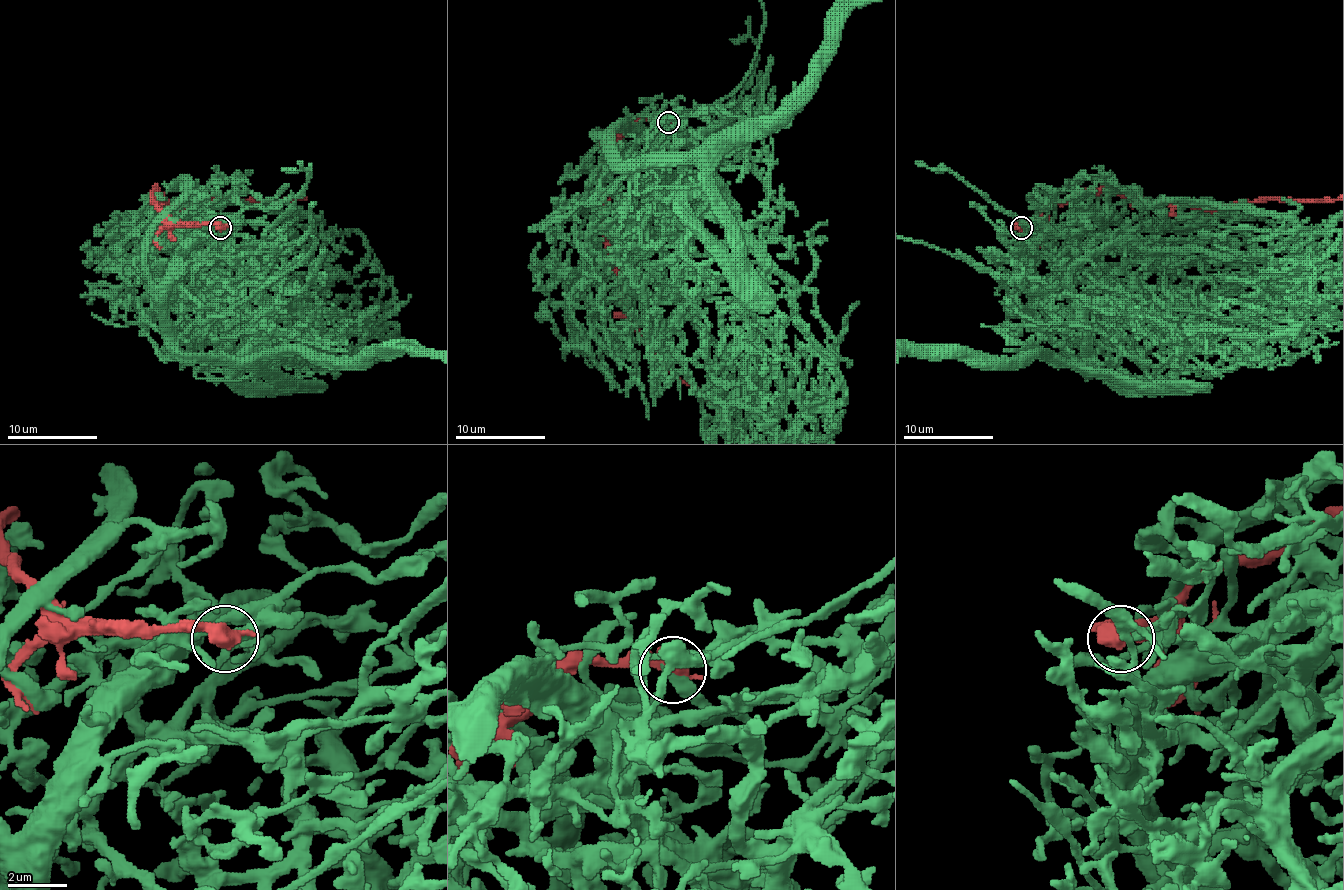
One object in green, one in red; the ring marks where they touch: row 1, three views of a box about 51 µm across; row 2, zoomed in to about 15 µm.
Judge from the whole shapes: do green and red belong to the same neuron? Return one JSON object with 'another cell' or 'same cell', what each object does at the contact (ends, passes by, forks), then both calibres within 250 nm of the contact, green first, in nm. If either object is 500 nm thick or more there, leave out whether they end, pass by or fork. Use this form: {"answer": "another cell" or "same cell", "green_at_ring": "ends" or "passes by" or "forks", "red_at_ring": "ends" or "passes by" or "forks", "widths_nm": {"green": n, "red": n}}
{"answer": "another cell", "widths_nm": {"green": 320, "red": 650}}

